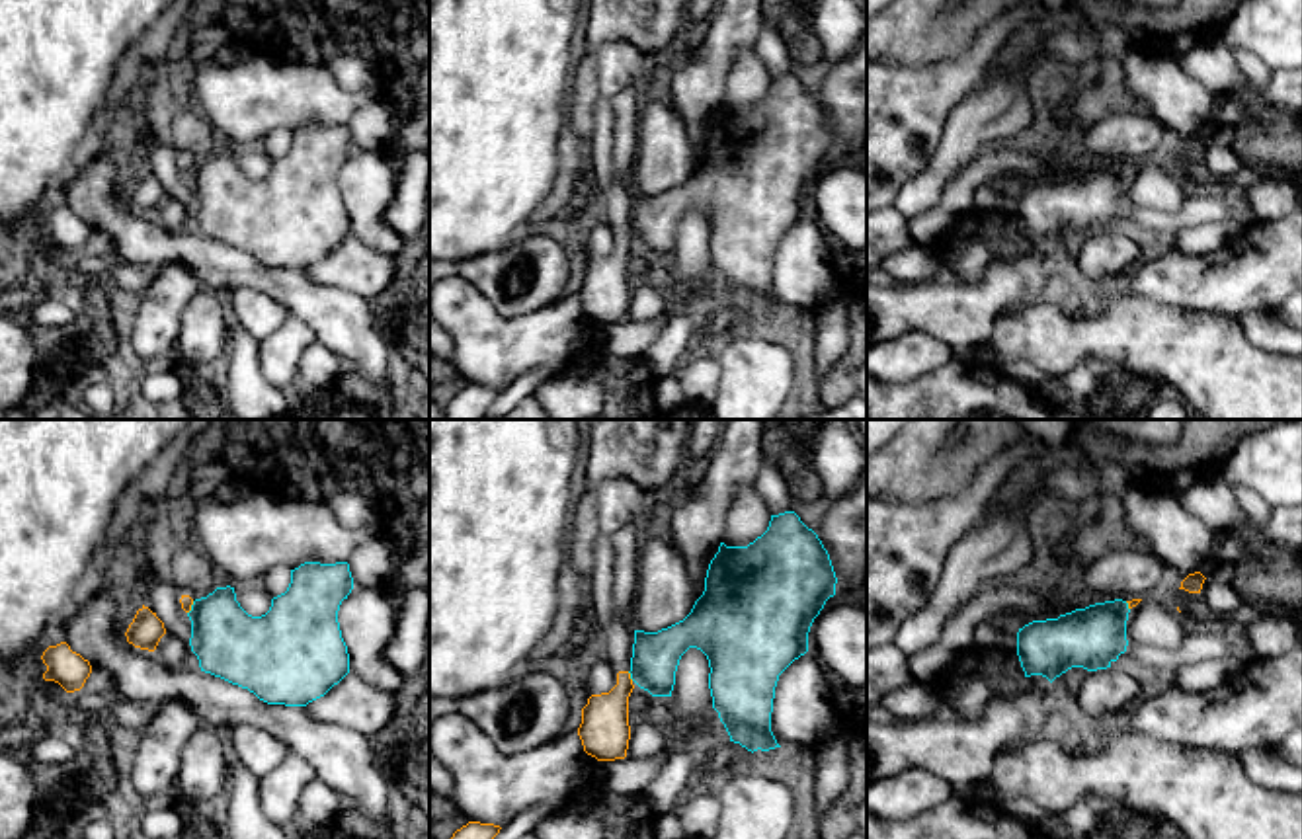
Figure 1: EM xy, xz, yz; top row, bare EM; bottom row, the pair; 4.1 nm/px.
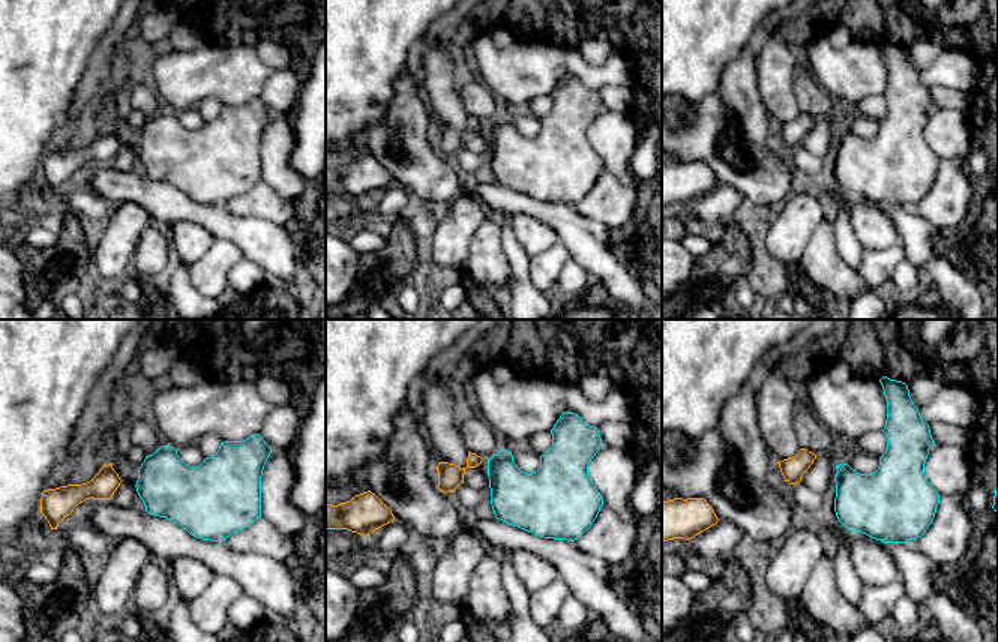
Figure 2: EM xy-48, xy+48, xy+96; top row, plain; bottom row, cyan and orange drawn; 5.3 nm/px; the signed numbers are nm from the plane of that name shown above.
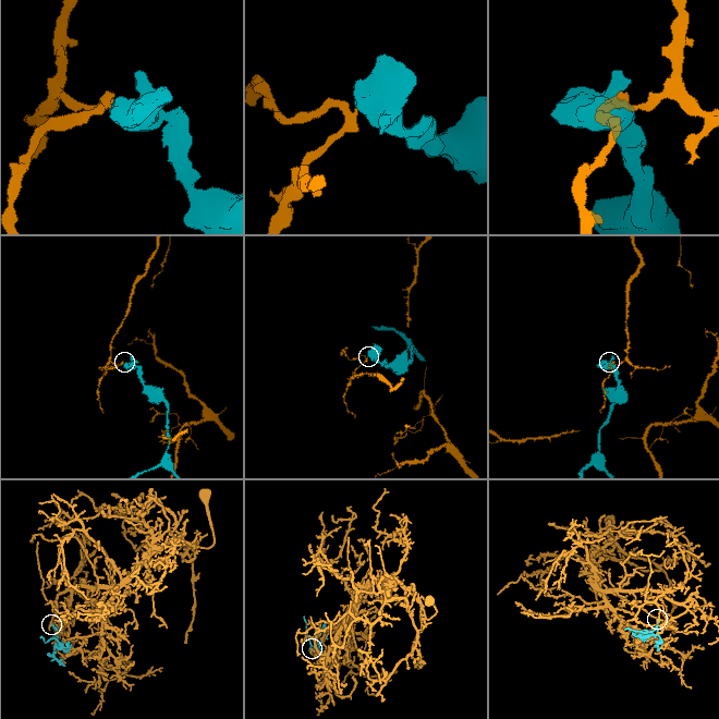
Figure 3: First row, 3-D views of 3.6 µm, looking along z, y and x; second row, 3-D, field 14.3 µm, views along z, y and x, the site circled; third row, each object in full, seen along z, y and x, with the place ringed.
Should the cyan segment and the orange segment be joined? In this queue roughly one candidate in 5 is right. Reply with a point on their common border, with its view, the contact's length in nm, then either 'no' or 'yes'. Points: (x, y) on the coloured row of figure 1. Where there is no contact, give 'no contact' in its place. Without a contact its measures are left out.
contact xz (631, 676); length 50 nm; no

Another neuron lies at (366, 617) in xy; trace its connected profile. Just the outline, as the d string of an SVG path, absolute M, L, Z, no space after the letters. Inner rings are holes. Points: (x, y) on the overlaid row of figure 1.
M353 585L340 605L338 622L349 654L349 671L379 691L396 693L402 675L385 656L396 624L390 589Z

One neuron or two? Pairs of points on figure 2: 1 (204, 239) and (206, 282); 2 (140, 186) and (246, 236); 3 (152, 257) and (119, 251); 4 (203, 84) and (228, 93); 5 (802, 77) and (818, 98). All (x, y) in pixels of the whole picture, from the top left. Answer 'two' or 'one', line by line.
1: two
2: one
3: two
4: one
5: one

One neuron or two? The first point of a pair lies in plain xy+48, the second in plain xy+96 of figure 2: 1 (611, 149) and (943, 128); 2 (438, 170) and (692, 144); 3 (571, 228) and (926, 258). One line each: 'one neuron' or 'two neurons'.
1: one neuron
2: one neuron
3: one neuron

